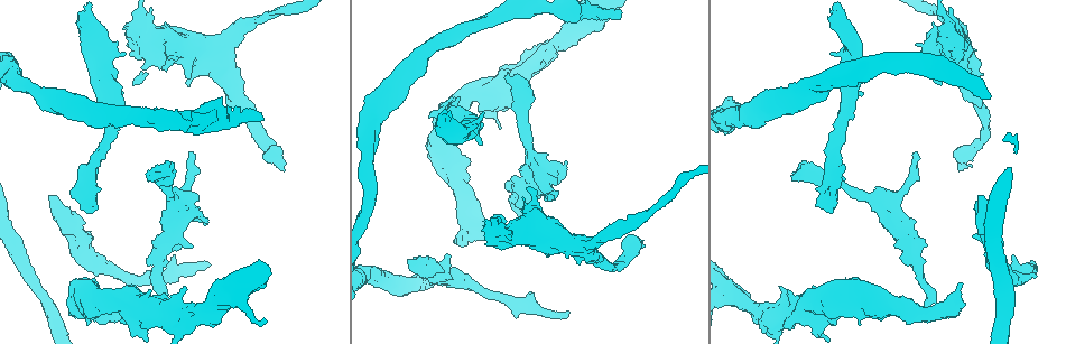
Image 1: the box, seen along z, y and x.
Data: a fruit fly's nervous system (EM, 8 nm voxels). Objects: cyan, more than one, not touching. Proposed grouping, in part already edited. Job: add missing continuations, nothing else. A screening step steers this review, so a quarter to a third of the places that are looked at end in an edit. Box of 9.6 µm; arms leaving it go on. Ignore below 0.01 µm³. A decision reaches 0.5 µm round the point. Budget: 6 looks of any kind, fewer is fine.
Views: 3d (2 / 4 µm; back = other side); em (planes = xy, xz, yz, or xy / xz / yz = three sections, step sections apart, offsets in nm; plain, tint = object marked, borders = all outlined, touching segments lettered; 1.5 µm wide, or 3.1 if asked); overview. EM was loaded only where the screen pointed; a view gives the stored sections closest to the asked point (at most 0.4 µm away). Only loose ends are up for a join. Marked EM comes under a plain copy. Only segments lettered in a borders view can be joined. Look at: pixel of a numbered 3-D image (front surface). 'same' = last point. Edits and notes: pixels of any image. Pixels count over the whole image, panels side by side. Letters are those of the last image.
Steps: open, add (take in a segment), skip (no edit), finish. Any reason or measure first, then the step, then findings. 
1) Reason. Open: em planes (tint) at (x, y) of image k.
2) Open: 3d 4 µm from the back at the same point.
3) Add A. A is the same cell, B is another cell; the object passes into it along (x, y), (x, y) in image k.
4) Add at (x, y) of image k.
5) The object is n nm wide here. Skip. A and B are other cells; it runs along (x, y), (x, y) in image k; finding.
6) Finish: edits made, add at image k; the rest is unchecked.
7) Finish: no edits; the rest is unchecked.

Open: em planes (borders) at (792, 175) of image 1.

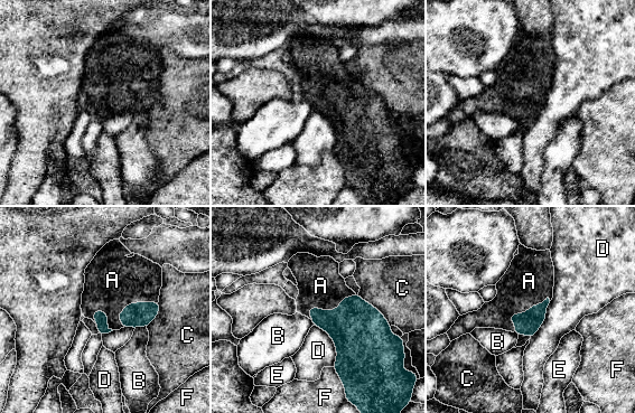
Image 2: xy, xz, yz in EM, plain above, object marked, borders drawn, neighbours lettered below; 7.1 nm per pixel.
The longest contact is with A, 380 nm. Add A. A is the same cell, B, C, D, E and F are other cells; it goes on there.

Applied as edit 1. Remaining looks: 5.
Free end. Open: 3d 4 µm from the back at (125, 54) of image 1.

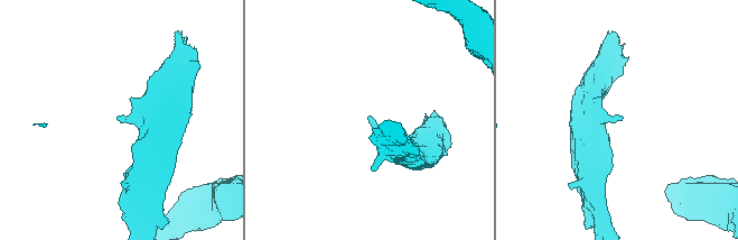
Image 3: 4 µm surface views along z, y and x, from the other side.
Open: em planes (tint) at (621, 118) of image 3.

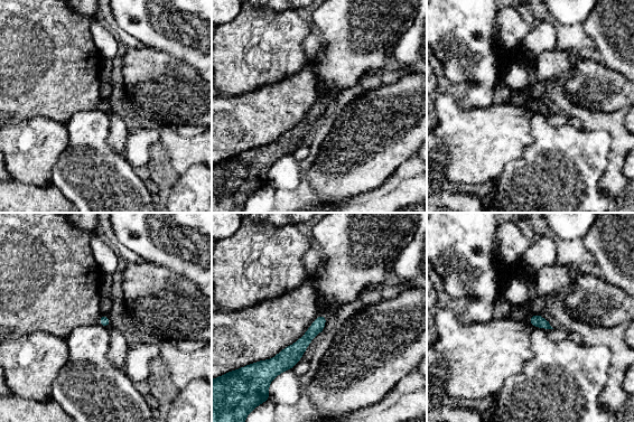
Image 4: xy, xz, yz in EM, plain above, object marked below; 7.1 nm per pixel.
What lies round it. Open: em planes (borders) at the same point.

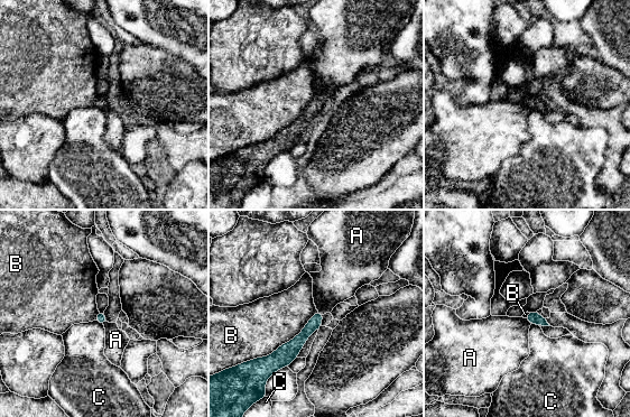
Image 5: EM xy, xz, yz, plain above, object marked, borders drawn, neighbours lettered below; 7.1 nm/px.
Skip. A, B and C are other cells; it runs along (320, 315), (281, 358), (265, 360) in image 5; none of them fits.

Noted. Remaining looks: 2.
Thick end. Open: 3d 4 µm at (407, 261) of image 1.

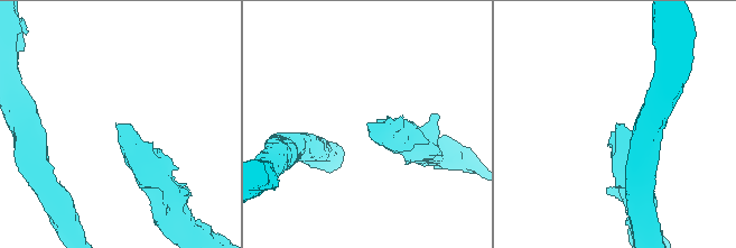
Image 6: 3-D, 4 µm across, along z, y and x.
Shape alone is not enough. Open: em planes (borders) at (615, 125) of image 6.

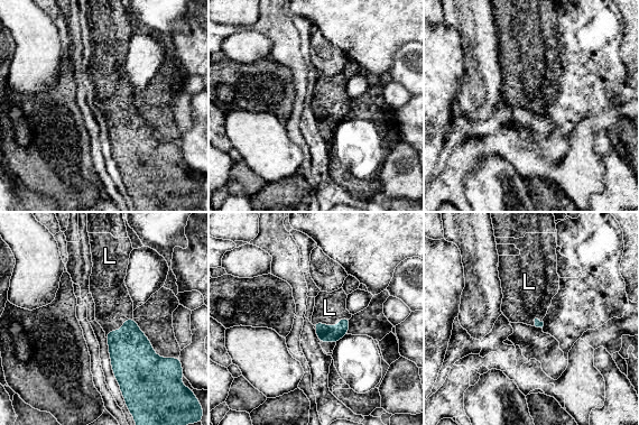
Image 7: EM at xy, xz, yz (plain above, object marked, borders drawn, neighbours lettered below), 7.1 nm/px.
Add L. L is the same cell; it goes on there.

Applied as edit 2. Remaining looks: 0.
Finish: edits made, add at image 2, add at image 7; the rest is unchecked.

